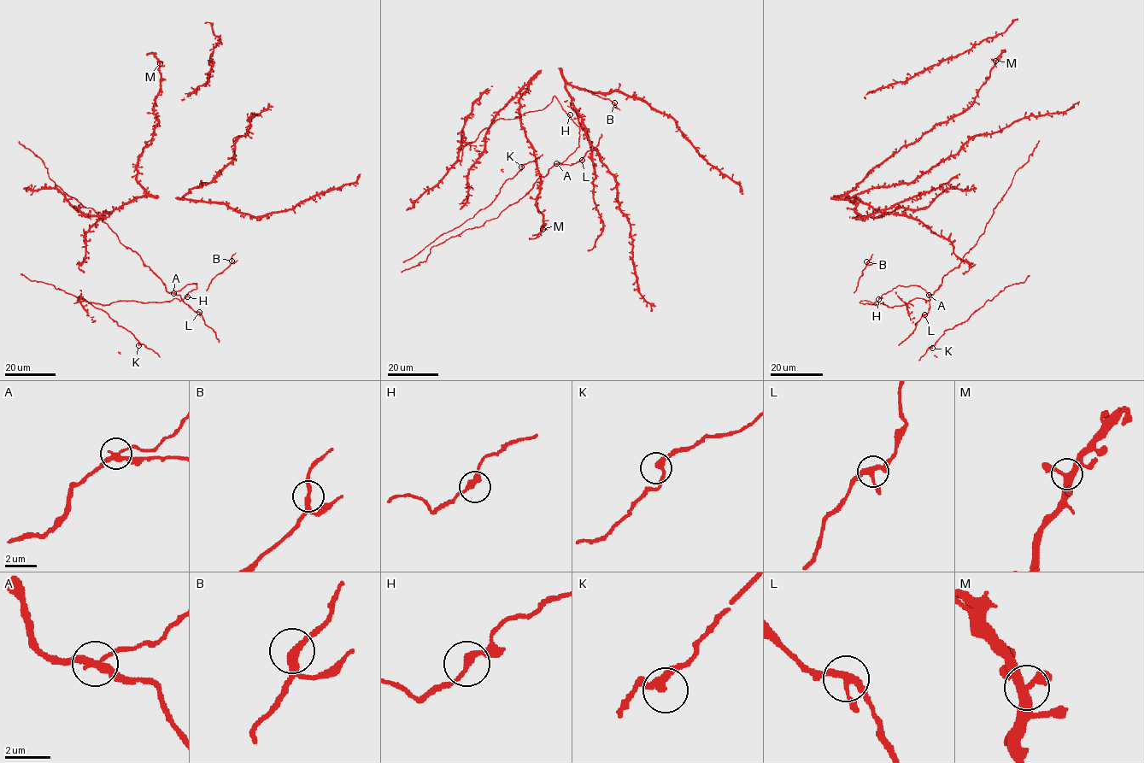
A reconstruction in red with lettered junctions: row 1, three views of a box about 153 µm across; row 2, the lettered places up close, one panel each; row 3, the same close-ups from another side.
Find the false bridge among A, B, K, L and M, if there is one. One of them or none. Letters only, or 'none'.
A

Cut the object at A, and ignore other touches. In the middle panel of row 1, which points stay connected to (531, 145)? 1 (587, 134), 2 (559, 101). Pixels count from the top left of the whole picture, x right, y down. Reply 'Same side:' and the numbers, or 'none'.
Same side: 1

